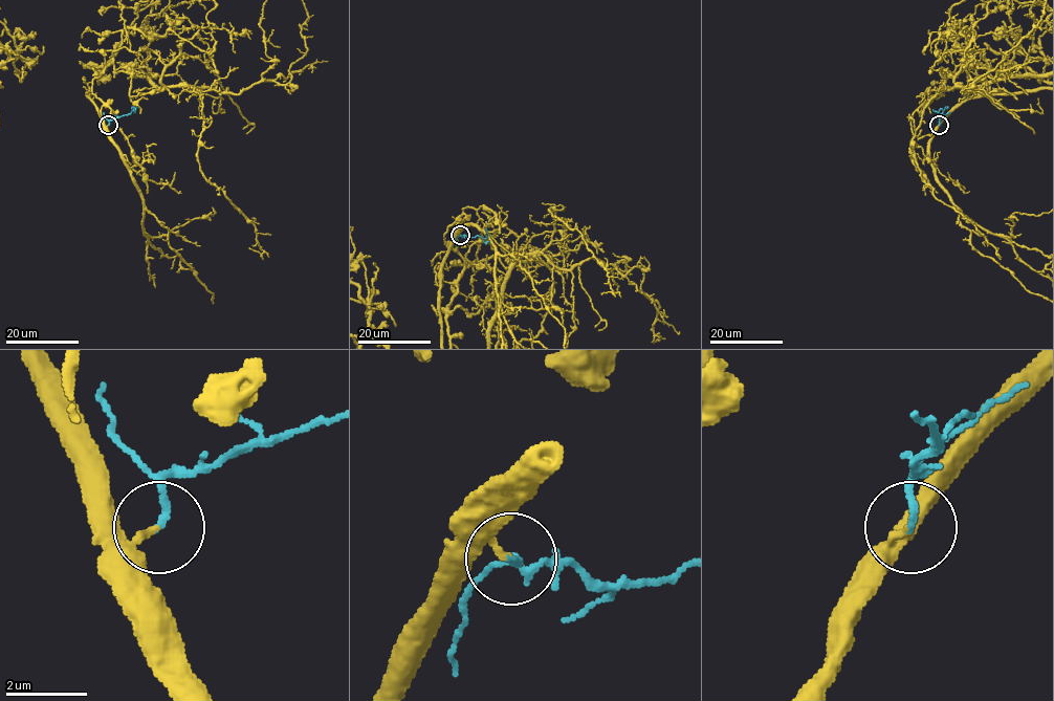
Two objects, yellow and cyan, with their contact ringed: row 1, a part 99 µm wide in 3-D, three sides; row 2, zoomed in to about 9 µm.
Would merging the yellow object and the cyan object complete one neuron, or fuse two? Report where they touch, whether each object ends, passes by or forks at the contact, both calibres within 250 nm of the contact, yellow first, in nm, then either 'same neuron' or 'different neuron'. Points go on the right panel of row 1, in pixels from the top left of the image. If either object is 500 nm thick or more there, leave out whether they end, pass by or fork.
(939, 125) | yellow ends | cyan ends | 160/160 nm | same neuron

